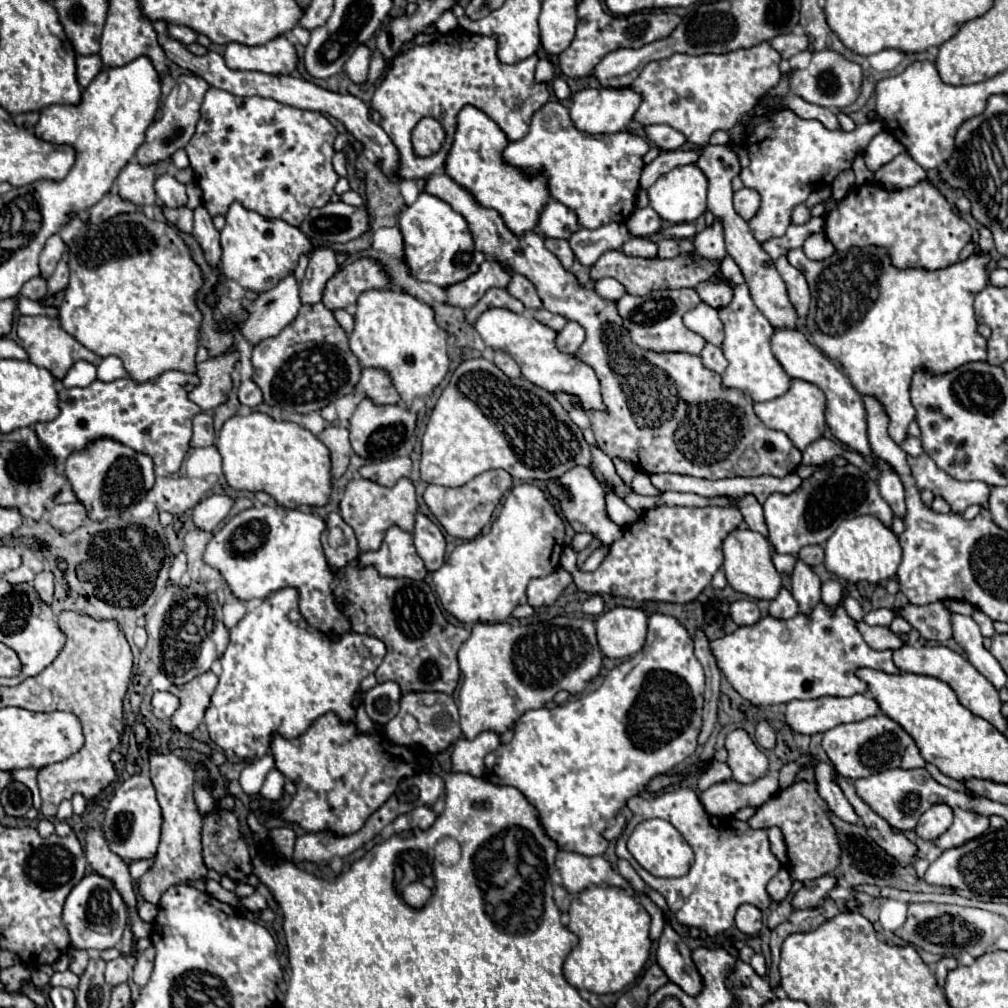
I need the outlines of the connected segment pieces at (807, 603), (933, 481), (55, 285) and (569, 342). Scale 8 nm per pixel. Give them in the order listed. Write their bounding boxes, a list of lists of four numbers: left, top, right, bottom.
[[791,560,821,616],[907,454,989,514],[47,252,69,296],[557,322,585,354]]

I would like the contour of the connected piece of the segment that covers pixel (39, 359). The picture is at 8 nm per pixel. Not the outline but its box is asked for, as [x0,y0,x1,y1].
[17,316,101,380]

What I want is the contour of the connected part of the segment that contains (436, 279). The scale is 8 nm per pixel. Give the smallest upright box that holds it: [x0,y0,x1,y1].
[399,192,485,288]

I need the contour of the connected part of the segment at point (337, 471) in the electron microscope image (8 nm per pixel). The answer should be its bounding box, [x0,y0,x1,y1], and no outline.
[319,426,351,480]

